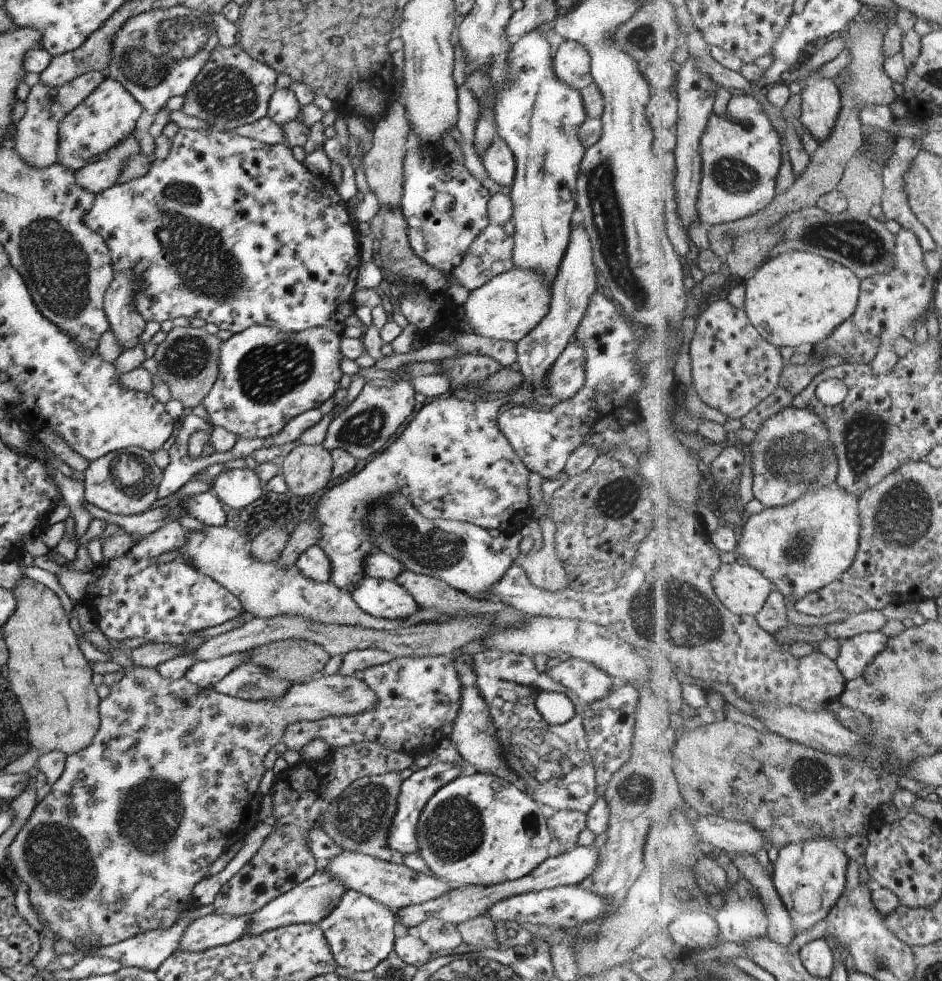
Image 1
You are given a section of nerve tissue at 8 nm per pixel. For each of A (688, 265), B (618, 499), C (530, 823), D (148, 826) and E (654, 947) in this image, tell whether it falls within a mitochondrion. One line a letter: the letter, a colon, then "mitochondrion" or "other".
A: other
B: mitochondrion
C: mitochondrion
D: mitochondrion
E: other

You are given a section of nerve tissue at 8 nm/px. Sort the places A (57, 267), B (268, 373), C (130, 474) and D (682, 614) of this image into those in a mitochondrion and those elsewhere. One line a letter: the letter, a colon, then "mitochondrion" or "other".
A: mitochondrion
B: mitochondrion
C: mitochondrion
D: mitochondrion

